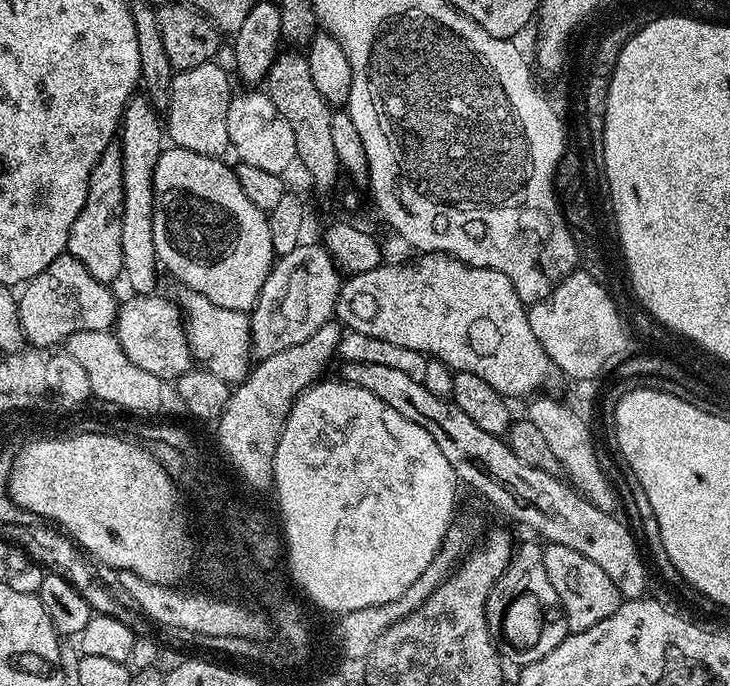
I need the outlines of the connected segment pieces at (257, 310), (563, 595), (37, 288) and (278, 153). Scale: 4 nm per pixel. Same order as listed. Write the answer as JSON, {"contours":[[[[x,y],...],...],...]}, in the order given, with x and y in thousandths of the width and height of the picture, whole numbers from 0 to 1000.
{"contours":[[[[412,353],[397,370],[382,375],[342,456],[347,520],[358,526],[370,522],[370,516],[386,516],[386,510],[397,510],[397,504],[419,499],[425,487],[451,471],[460,452],[467,413],[468,398],[442,354]]],[[[747,792],[744,800],[748,837],[773,885],[779,923],[808,918],[808,913],[825,907],[825,901],[836,901],[836,895],[847,889],[852,878],[847,854],[841,854],[836,841],[814,819],[808,819],[808,813],[797,813],[792,802],[781,802],[781,796],[768,793]]],[[[92,370],[74,376],[74,382],[32,415],[26,427],[27,474],[34,497],[71,510],[86,503],[104,484],[149,483],[158,474],[162,453],[162,436],[153,424],[149,415],[134,411],[107,376]]],[[[327,133],[319,138],[315,157],[311,160],[310,187],[314,211],[330,238],[388,255],[405,233],[407,204],[403,201],[403,192],[363,133],[334,133],[340,134]]]]}

